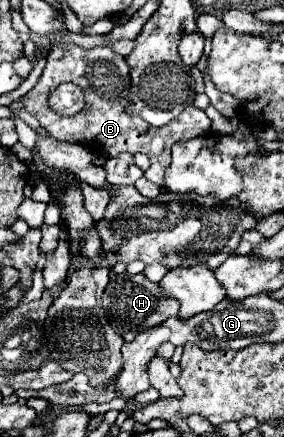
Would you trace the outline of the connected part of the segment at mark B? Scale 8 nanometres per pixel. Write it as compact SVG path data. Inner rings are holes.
M56 30L46 34L46 38L52 42L52 50L46 58L44 72L38 80L38 84L26 94L24 108L38 118L38 122L48 130L48 134L56 140L64 142L86 142L94 150L116 156L120 152L142 152L150 158L152 166L148 172L144 172L144 178L154 182L156 186L164 184L164 170L170 164L170 148L178 140L188 140L202 136L210 128L210 120L204 114L204 110L198 110L196 106L184 108L172 124L166 124L162 128L154 128L142 118L132 118L124 112L128 104L128 64L122 56L112 52L110 48L92 48L84 50L72 42L68 42L68 30ZM62 82L74 82L80 88L84 88L86 96L86 110L78 112L72 118L58 118L46 104L48 92L52 92Z

